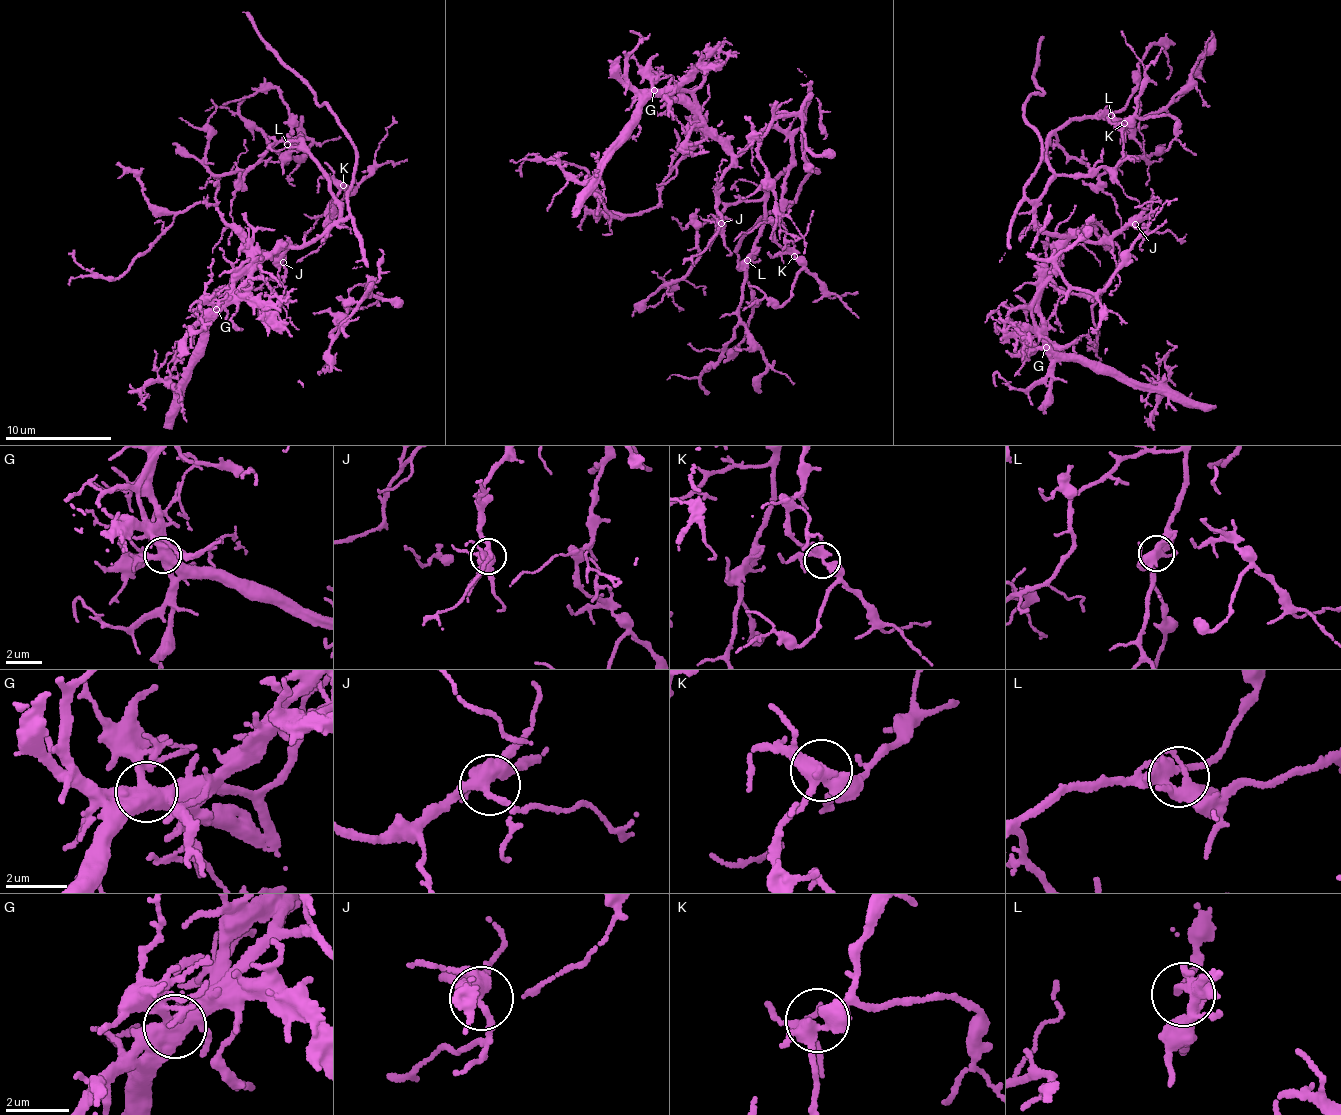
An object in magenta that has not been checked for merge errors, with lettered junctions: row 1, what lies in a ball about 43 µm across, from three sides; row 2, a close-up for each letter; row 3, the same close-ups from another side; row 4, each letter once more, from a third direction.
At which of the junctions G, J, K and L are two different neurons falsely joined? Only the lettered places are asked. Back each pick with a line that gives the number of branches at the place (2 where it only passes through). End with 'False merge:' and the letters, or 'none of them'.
G: Branches: 4
False merge: G

